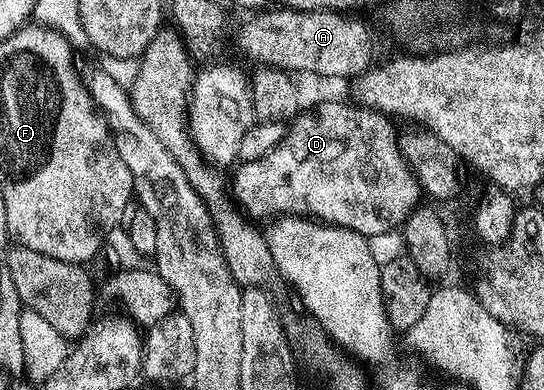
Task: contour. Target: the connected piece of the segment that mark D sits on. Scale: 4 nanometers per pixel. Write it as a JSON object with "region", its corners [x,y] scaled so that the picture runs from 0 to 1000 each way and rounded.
{"region":[[[596,262],[590,272],[577,274],[575,282],[561,279],[537,305],[528,326],[522,356],[502,385],[489,390],[489,400],[482,400],[474,410],[441,415],[432,428],[432,436],[436,433],[434,459],[430,454],[425,459],[423,487],[450,551],[461,554],[465,562],[482,559],[489,549],[500,549],[493,554],[564,554],[575,564],[599,569],[605,579],[627,579],[638,590],[649,590],[669,603],[678,615],[689,615],[697,600],[717,597],[726,579],[728,587],[741,582],[744,564],[752,559],[757,541],[774,526],[776,490],[772,464],[765,456],[765,444],[752,410],[748,415],[743,408],[743,395],[735,387],[733,369],[728,367],[728,333],[719,323],[722,315],[717,310],[715,295],[699,292],[691,282],[678,282],[660,267],[645,269],[638,272],[632,262]]]}

